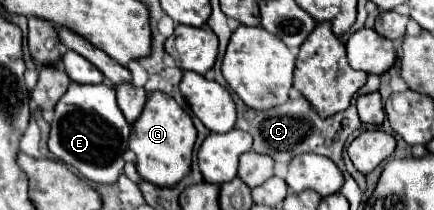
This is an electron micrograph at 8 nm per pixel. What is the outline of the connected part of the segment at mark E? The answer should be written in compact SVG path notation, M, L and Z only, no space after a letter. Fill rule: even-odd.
M70 82L66 94L54 108L48 148L64 164L76 168L86 180L112 184L124 168L124 152L128 150L130 124L116 104L116 92L110 84L78 84Z

